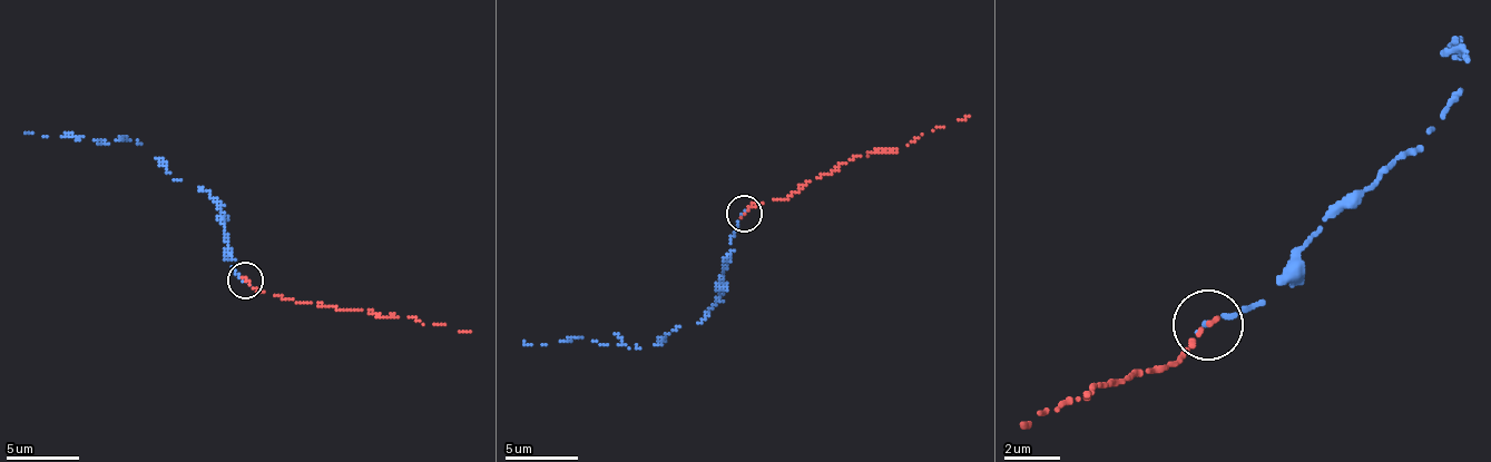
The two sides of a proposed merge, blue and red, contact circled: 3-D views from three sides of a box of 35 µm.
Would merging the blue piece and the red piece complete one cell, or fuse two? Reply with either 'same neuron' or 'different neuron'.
different neuron

